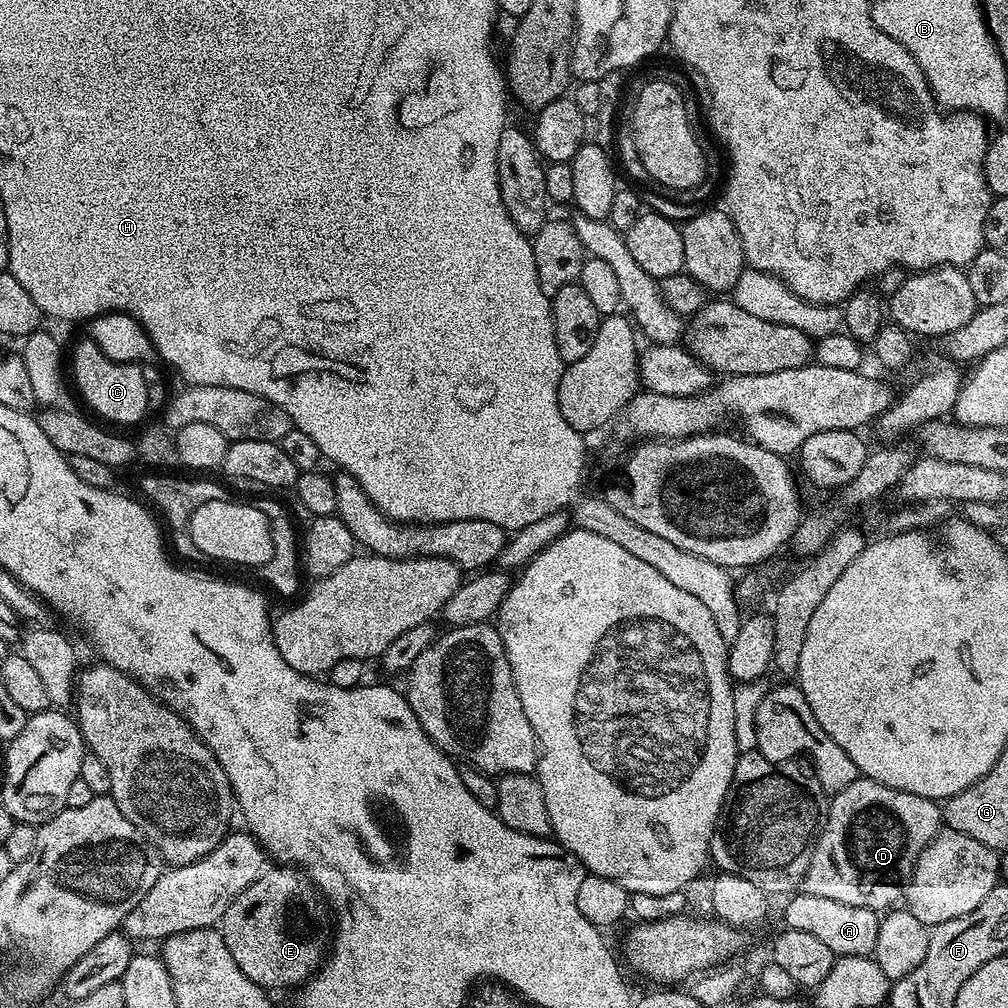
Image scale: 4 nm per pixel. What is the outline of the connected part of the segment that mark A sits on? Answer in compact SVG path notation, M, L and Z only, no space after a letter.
M800 890L791 897L792 900L784 908L784 924L794 930L802 930L802 934L814 934L837 958L841 956L872 956L876 951L878 942L878 930L880 929L881 917L871 908L862 906L846 906L842 902L834 902L834 898L818 898L818 894Z

